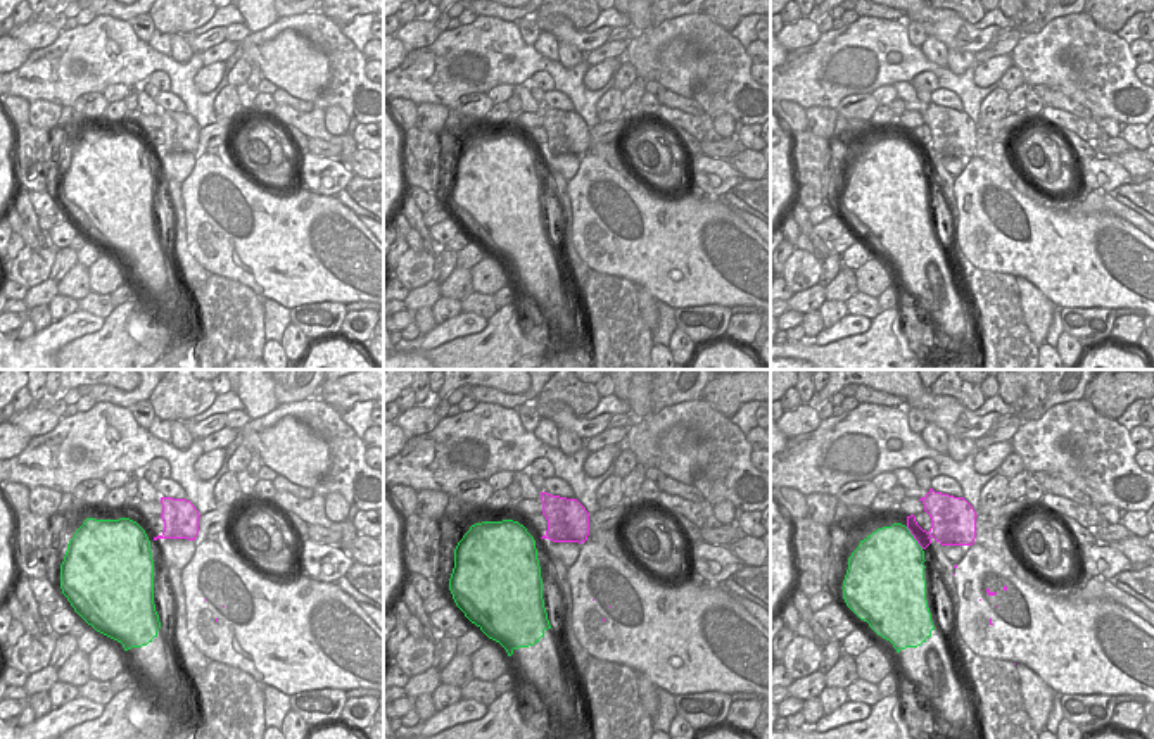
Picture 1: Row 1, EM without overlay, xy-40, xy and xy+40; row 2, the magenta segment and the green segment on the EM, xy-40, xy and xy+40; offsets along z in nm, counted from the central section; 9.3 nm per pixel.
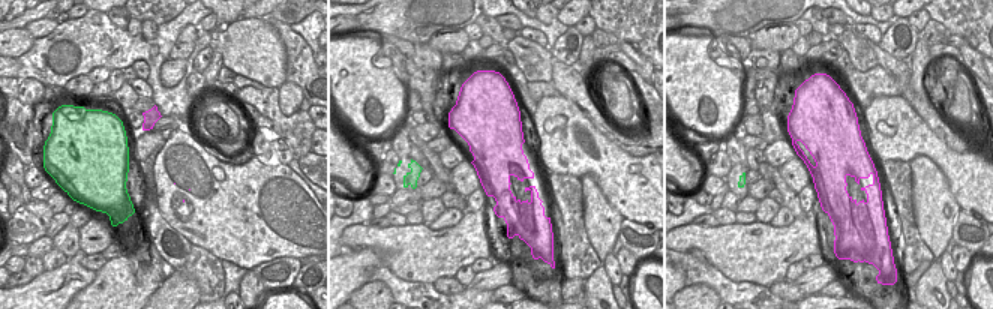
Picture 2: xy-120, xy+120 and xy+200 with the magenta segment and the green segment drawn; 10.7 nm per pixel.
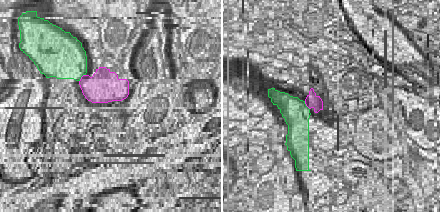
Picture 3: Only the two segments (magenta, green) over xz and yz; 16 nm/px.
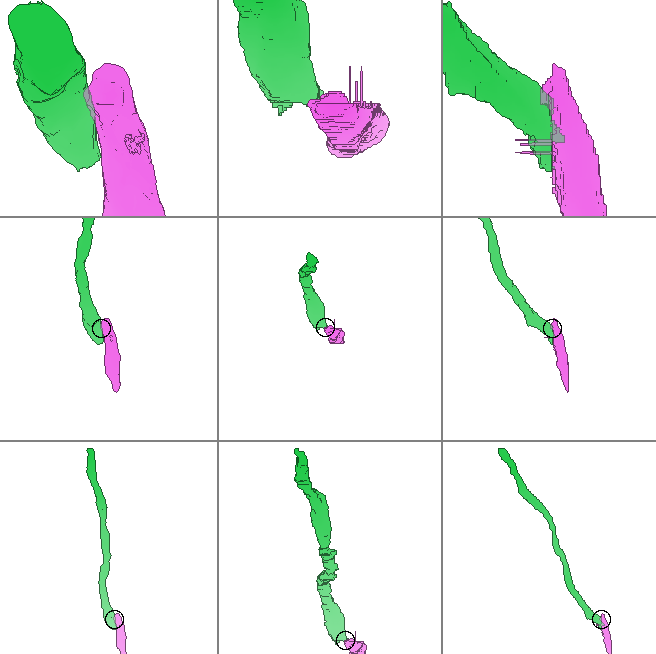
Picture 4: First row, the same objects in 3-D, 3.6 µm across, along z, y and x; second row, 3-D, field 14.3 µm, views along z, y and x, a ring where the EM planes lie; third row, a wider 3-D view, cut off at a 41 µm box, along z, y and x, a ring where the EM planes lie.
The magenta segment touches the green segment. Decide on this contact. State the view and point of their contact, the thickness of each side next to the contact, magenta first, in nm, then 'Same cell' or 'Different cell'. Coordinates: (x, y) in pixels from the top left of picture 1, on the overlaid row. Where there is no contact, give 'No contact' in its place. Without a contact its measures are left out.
Touches magenta at xy+40 (914, 537). Thickness 200 nm (magenta) against 500 nm. Same cell.

